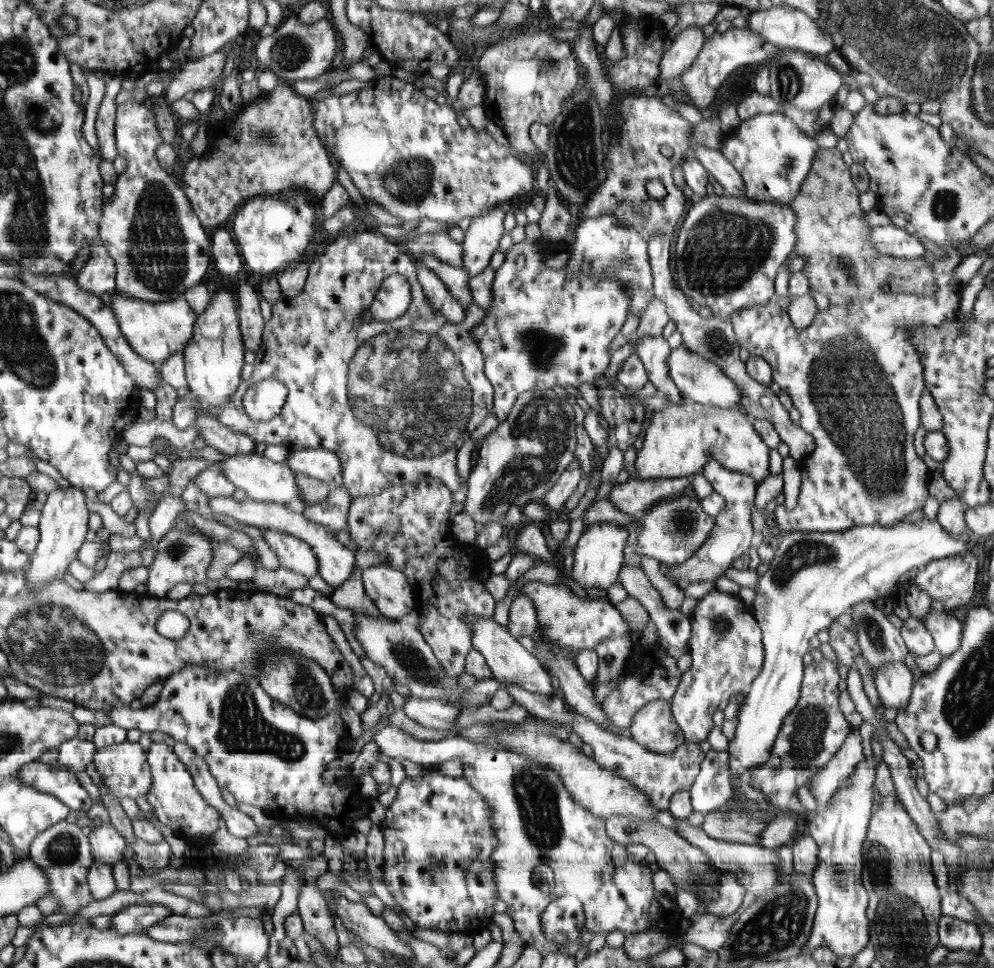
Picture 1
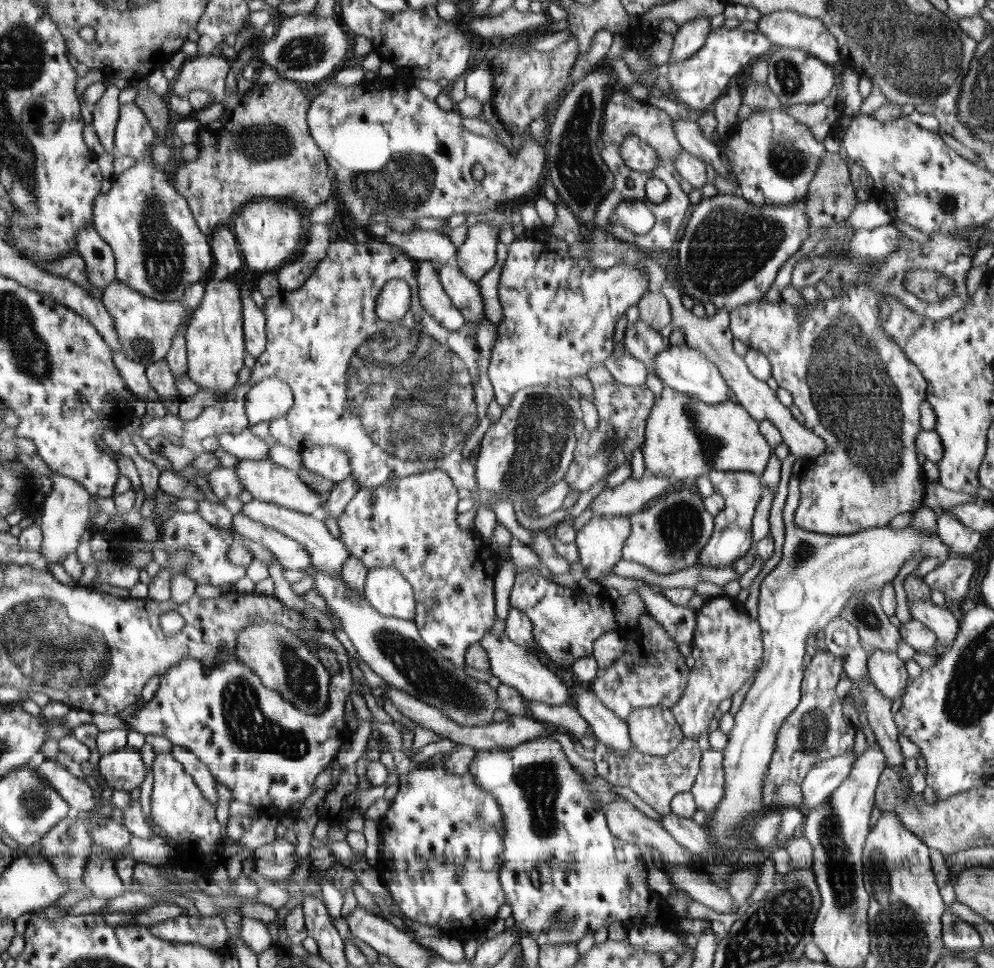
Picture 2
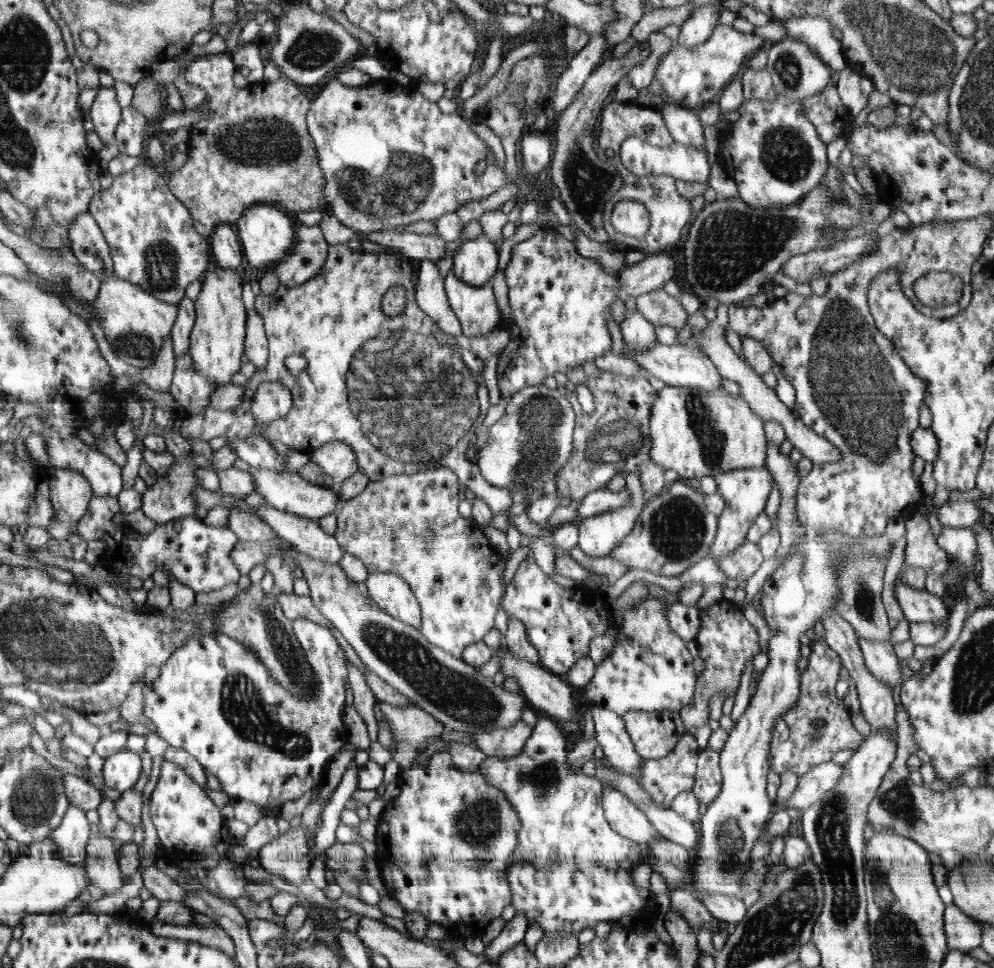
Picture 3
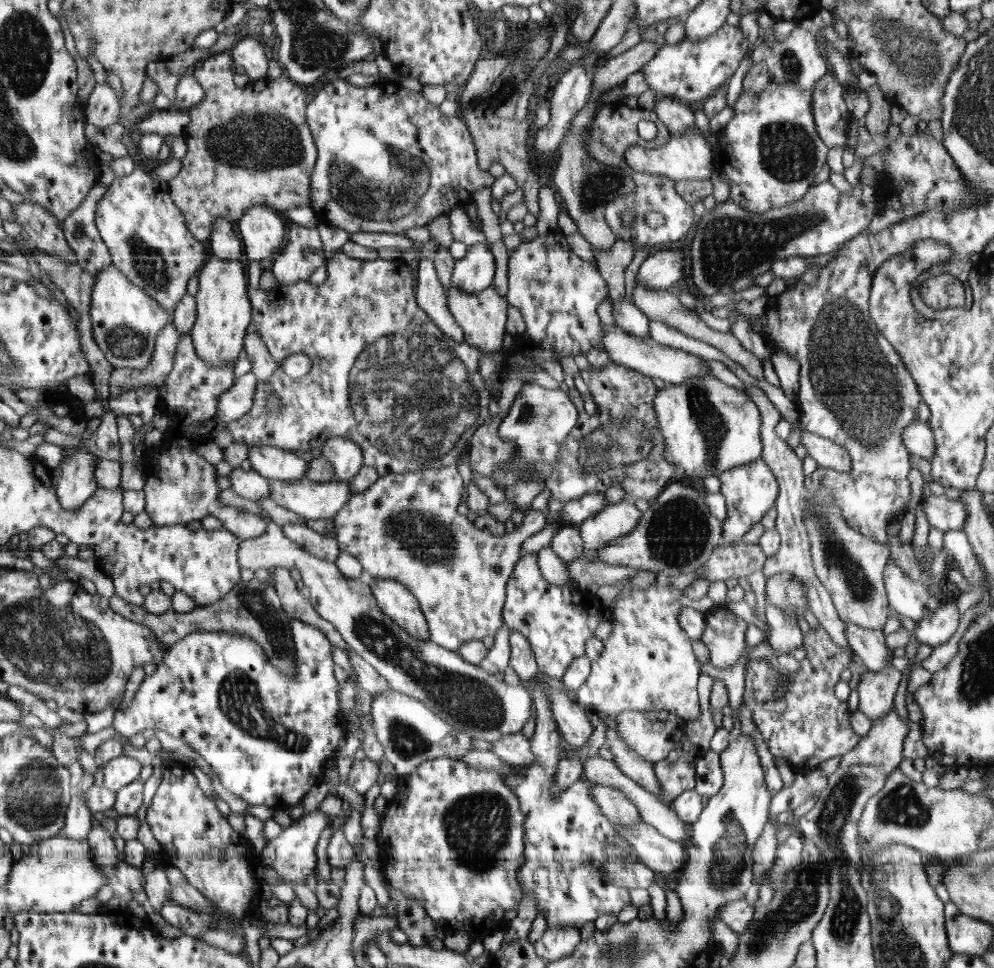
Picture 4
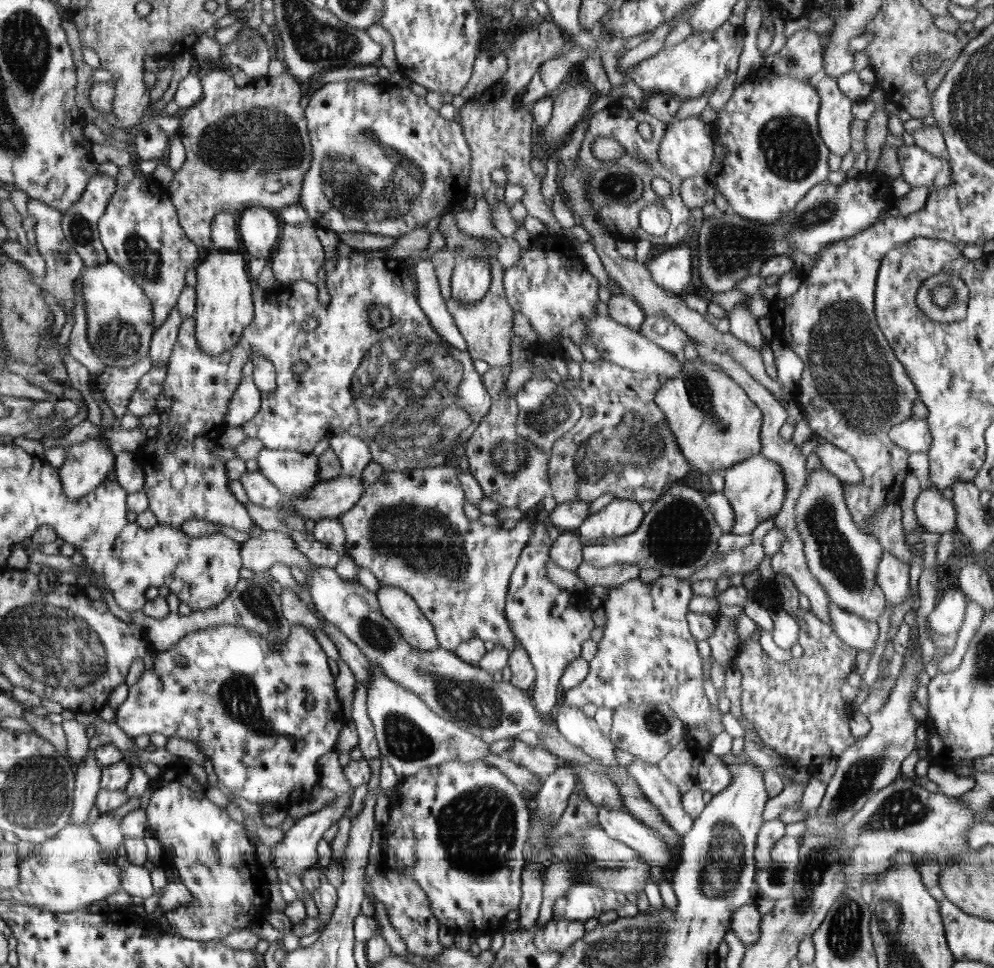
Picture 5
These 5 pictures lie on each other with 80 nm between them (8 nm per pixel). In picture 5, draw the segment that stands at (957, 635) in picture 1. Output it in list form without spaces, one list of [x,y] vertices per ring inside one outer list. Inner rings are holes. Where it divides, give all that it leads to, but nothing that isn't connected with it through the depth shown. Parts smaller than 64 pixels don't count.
[[[882,550],[882,557],[878,563],[876,584],[880,586],[886,601],[892,607],[900,607],[912,595],[909,568],[910,566],[907,563],[900,563],[900,560],[889,554],[888,551]]]

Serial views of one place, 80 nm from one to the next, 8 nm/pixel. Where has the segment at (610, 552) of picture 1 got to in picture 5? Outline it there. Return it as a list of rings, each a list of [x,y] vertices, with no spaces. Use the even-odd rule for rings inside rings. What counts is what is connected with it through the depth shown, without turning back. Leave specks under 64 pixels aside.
[[[616,497],[583,520],[578,536],[582,539],[610,539],[633,534],[646,517],[640,505],[636,501]]]

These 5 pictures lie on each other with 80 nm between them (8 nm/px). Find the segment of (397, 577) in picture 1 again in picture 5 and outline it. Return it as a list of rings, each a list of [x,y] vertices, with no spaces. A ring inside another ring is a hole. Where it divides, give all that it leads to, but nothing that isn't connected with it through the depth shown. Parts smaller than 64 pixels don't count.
[[[380,585],[377,599],[382,613],[416,650],[432,652],[440,648],[435,627],[410,594],[400,588]]]

